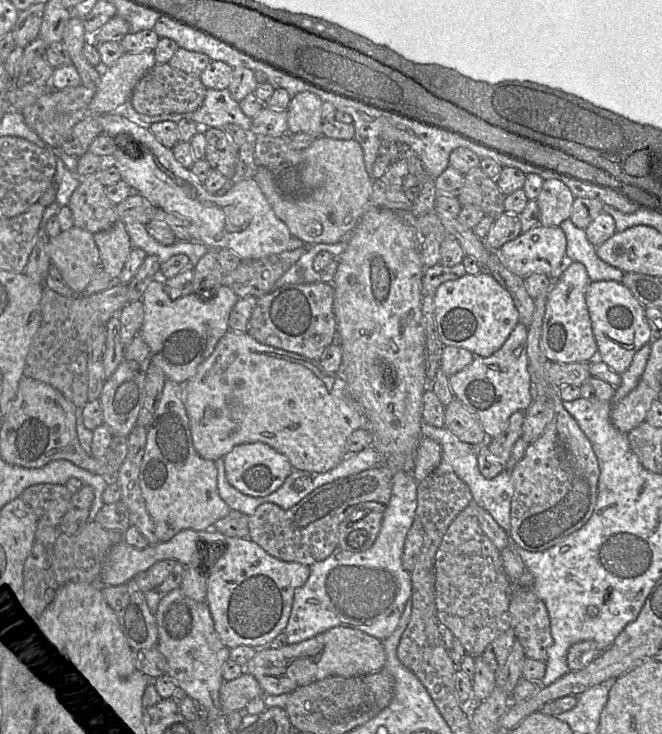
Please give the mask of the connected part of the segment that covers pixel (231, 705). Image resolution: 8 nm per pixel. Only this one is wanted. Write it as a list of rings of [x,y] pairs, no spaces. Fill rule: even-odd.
[[[243,672],[238,678],[225,681],[220,689],[220,705],[225,716],[232,712],[244,712],[253,699],[263,697],[258,681],[249,673]]]

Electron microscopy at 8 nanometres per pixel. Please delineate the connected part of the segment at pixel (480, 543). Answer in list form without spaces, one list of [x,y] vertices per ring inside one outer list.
[[[471,503],[466,506],[450,523],[436,550],[434,560],[434,599],[438,622],[440,625],[447,627],[452,632],[453,636],[460,641],[466,654],[472,656],[481,655],[488,644],[490,644],[494,639],[510,628],[509,604],[510,596],[514,590],[514,587],[504,572],[499,552],[500,551],[496,549],[490,539],[482,531],[476,516],[475,509]]]

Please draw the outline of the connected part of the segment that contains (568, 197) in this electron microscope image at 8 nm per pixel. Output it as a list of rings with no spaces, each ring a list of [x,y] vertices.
[[[545,180],[536,199],[540,211],[540,225],[558,227],[571,216],[574,201],[569,188],[559,180]]]

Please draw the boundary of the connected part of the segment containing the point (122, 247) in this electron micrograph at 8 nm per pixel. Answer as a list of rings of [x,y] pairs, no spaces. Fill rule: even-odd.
[[[117,221],[111,228],[93,236],[99,249],[102,269],[116,281],[133,248],[124,222]]]

